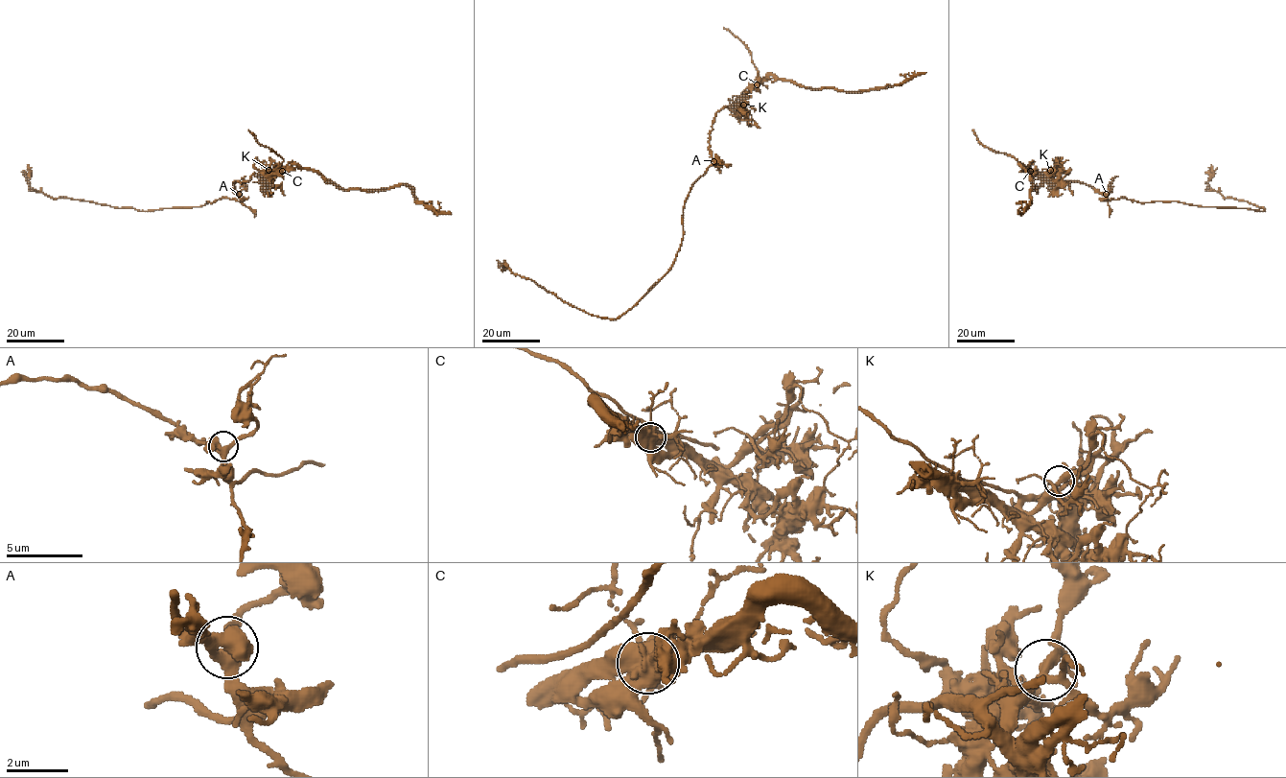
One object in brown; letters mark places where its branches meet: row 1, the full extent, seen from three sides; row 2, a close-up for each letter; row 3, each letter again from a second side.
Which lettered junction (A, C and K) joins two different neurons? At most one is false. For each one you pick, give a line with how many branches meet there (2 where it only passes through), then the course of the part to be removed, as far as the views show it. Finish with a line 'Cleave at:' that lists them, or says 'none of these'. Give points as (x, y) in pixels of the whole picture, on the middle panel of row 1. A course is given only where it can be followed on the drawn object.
C: 3 branches meet; foreign part runs (757, 84), (716, 112), (710, 134), (714, 162), (685, 202), (670, 269), (617, 318), (588, 314), (503, 267)
Cleave at: C

